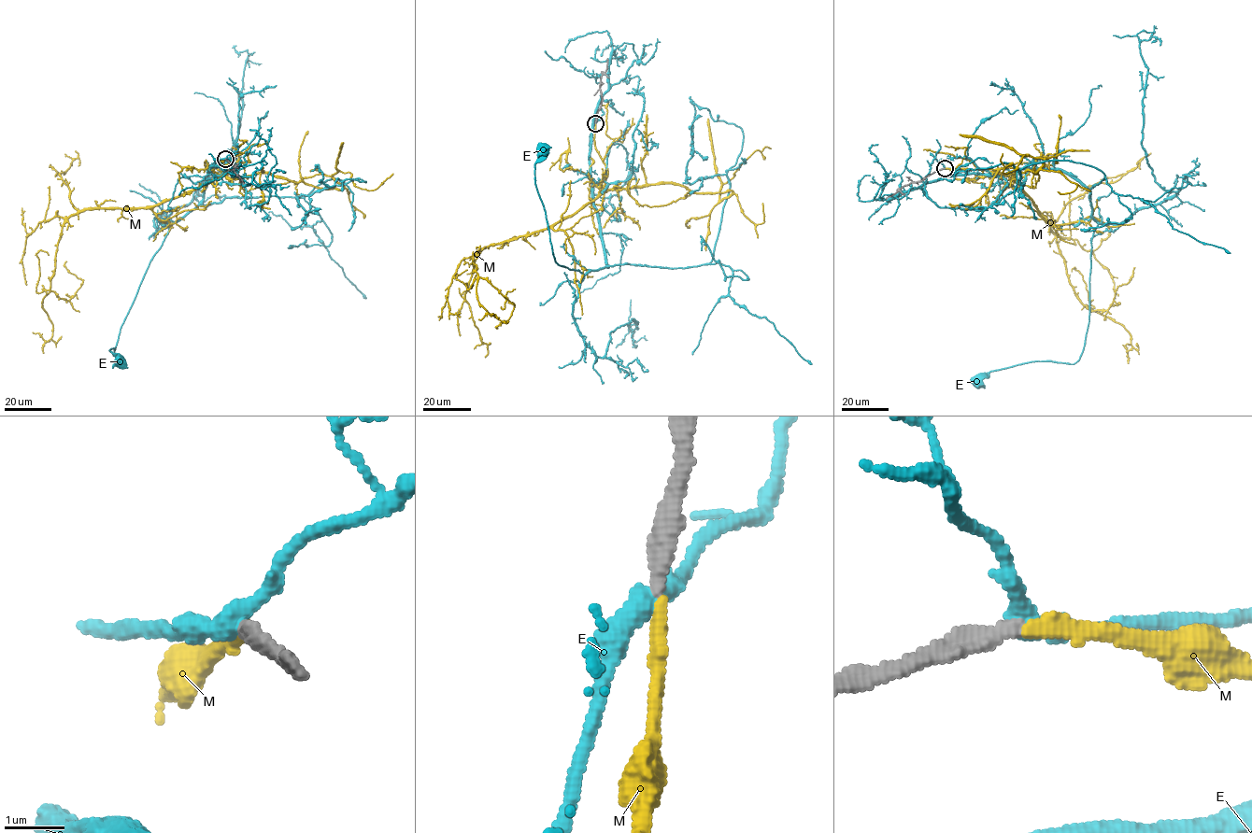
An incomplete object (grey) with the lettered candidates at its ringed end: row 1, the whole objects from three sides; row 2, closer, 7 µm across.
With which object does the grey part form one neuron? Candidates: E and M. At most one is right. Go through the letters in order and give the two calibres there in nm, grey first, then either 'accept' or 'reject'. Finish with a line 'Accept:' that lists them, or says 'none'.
E: calibres 240 and 320 nm; reject
M: calibres 240 and 240 nm; accept
Accept: M

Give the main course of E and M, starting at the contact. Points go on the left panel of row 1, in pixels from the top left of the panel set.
E: (225, 159), (207, 167), (202, 200), (169, 227), (150, 261), (114, 355), (115, 348), (109, 350), (121, 361)
M: (225, 159), (226, 169), (203, 185), (151, 206), (71, 215), (41, 305), (52, 335), (45, 341), (33, 331)

